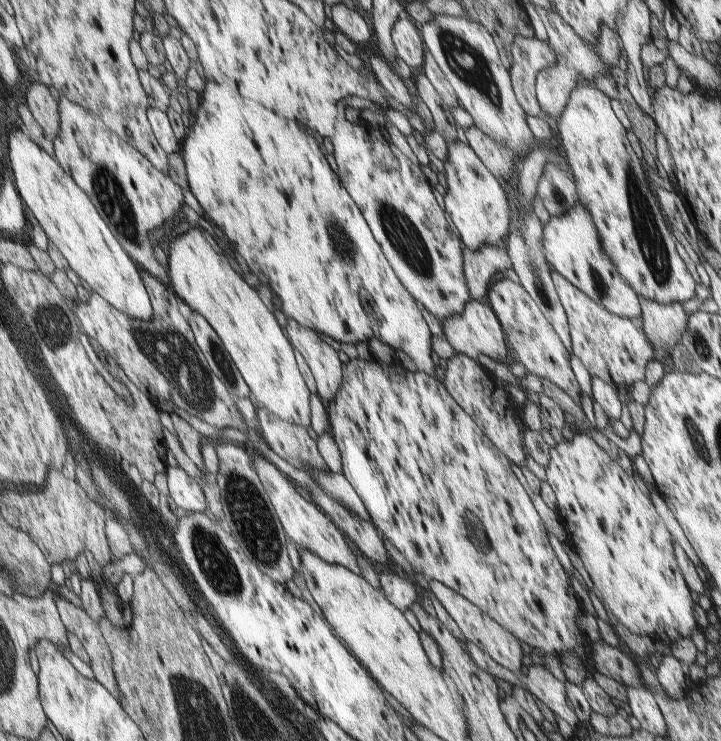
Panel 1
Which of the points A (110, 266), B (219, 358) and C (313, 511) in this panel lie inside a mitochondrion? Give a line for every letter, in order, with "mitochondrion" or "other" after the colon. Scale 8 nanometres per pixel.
A: other
B: mitochondrion
C: other

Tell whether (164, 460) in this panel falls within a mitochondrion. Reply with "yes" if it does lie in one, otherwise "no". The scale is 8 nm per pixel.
no

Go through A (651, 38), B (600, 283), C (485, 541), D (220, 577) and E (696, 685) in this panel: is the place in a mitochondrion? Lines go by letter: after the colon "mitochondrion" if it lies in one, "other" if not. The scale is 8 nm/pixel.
A: other
B: mitochondrion
C: other
D: mitochondrion
E: other

